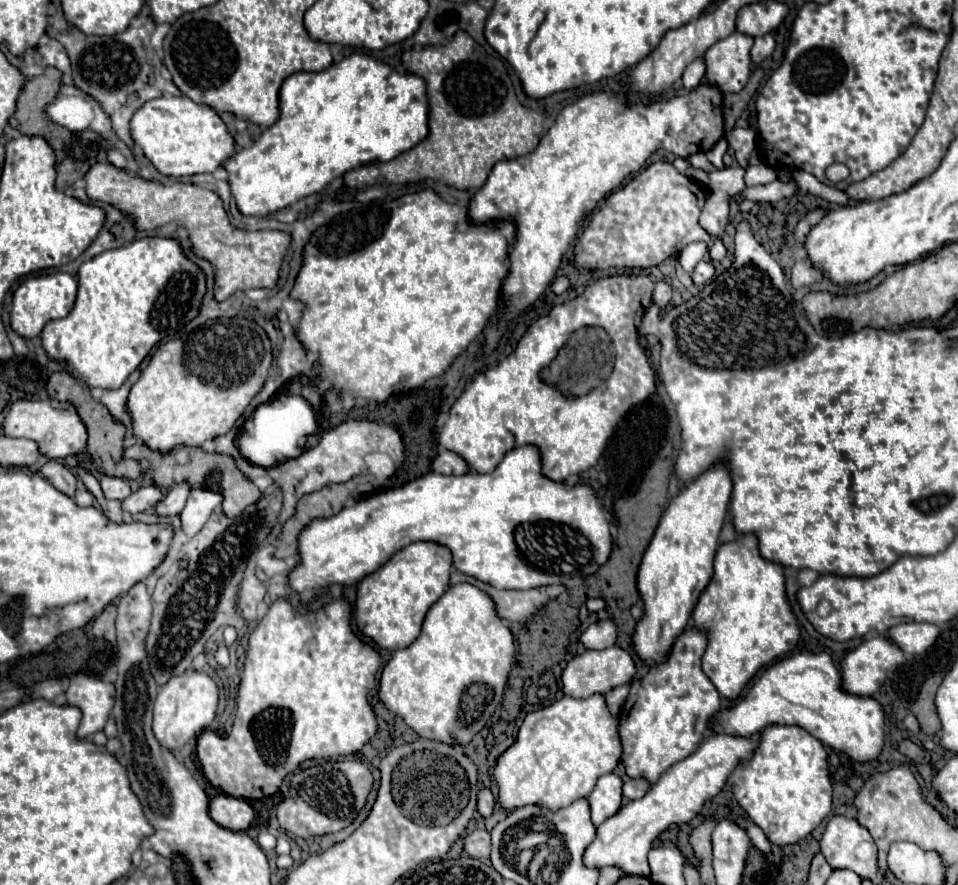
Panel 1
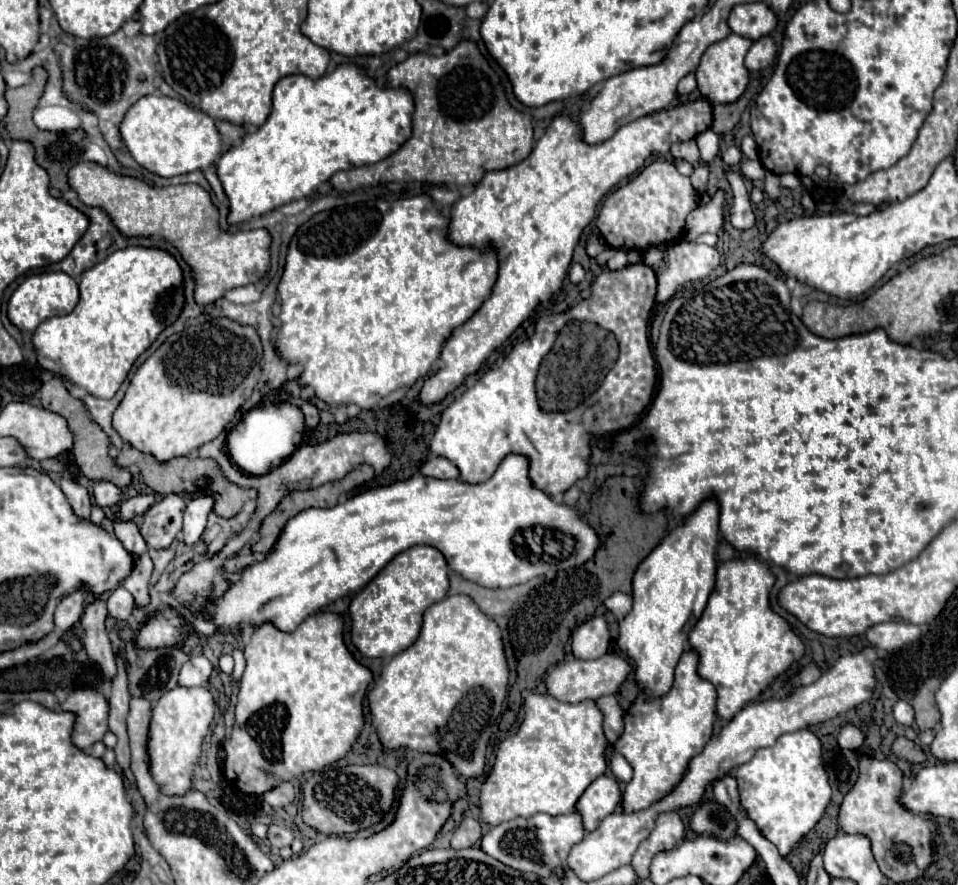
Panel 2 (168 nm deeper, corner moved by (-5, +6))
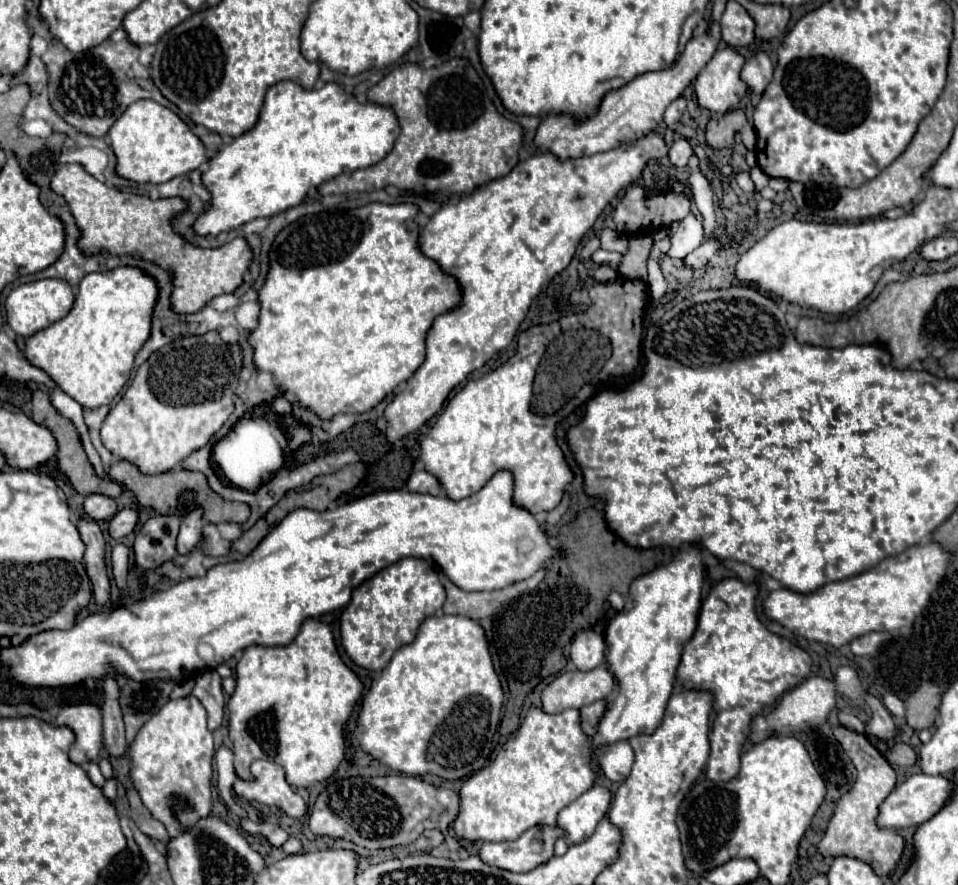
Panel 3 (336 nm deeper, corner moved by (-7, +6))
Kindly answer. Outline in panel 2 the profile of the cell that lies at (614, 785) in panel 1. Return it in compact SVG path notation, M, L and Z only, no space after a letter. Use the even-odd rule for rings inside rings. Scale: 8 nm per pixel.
M599 776L577 800L575 810L581 814L583 828L593 832L599 822L615 812L621 802L621 790L613 776Z

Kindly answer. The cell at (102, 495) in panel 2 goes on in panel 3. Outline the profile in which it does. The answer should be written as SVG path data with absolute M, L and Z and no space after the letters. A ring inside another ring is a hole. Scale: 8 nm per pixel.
M89 494L85 498L83 512L93 520L107 520L117 512L117 502L105 494Z

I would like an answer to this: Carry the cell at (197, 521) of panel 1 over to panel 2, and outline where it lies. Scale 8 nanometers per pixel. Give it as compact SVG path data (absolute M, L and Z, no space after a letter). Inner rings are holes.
M199 496L187 502L185 514L183 514L183 542L187 546L193 546L201 538L211 510L213 510L211 496Z

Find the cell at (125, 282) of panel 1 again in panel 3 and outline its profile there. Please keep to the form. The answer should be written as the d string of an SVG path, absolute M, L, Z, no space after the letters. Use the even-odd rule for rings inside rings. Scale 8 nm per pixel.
M117 266L107 272L87 274L79 284L79 292L71 312L59 322L35 332L27 338L27 360L45 370L49 378L83 408L99 408L111 404L129 380L135 354L151 336L151 316L159 298L159 284L153 276L137 266Z

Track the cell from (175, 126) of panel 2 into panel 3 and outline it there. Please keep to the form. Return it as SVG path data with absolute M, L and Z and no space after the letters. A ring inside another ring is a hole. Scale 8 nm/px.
M155 100L133 102L109 130L111 148L117 156L117 174L135 182L161 184L207 164L203 142L173 110Z

